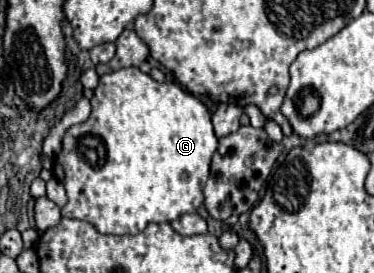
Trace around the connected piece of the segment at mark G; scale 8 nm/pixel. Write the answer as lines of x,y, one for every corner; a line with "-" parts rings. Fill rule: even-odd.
129,67
129,69
119,69
107,75
101,75
99,85
95,89
95,95
91,99
93,105
93,113
91,117
81,123
81,125
73,125
67,129
65,137
63,137
63,149
61,153
53,159
53,177
57,181
63,183
63,187
67,189
67,197
69,203
61,209
63,217
69,219
81,219
81,221
89,221
99,233
105,235
137,235
141,233
149,223
165,223
165,221
175,221
179,215
183,213
193,213
203,205
203,187
209,179
209,165
211,165
211,157
219,147
219,141
213,133
213,125
211,125
211,113
209,109
189,91
185,91
183,87
179,87
177,83
157,83
153,81
149,75
141,73
137,67

